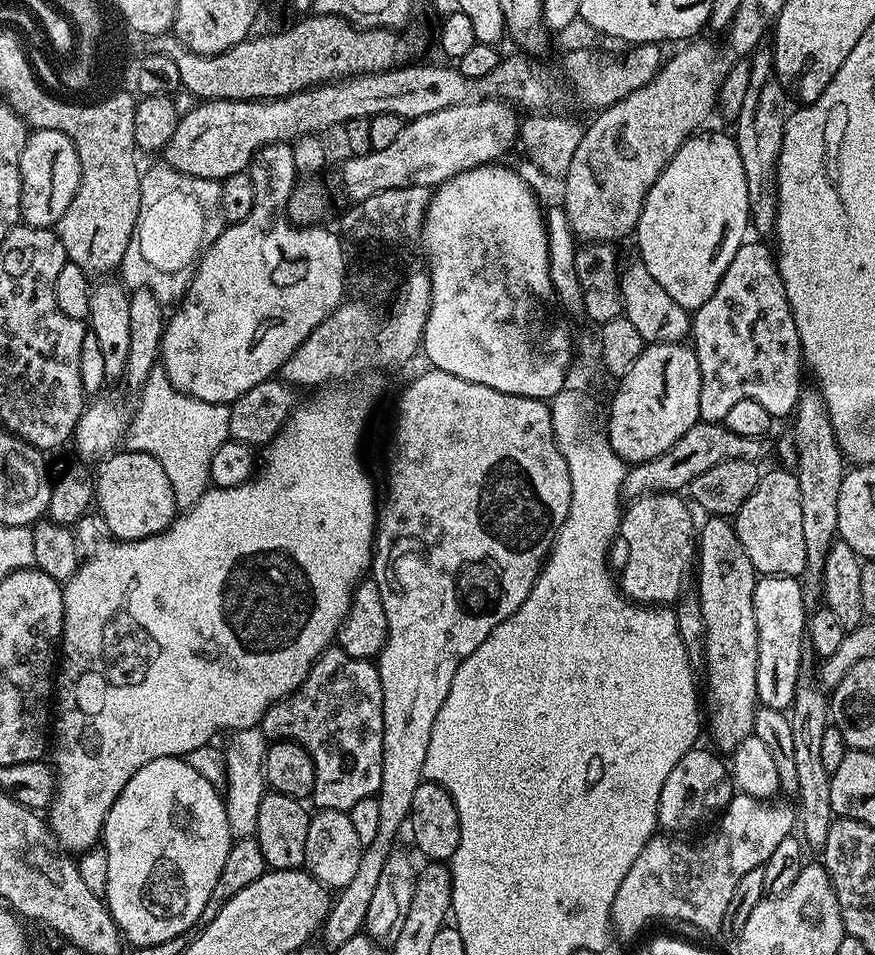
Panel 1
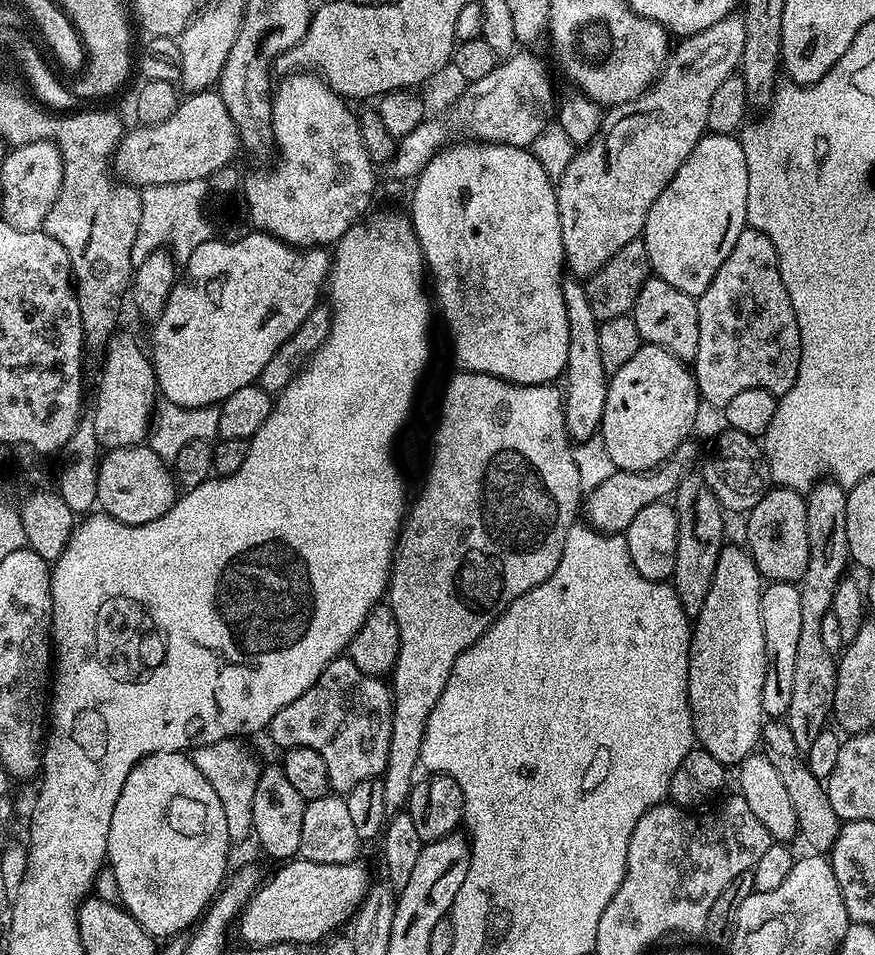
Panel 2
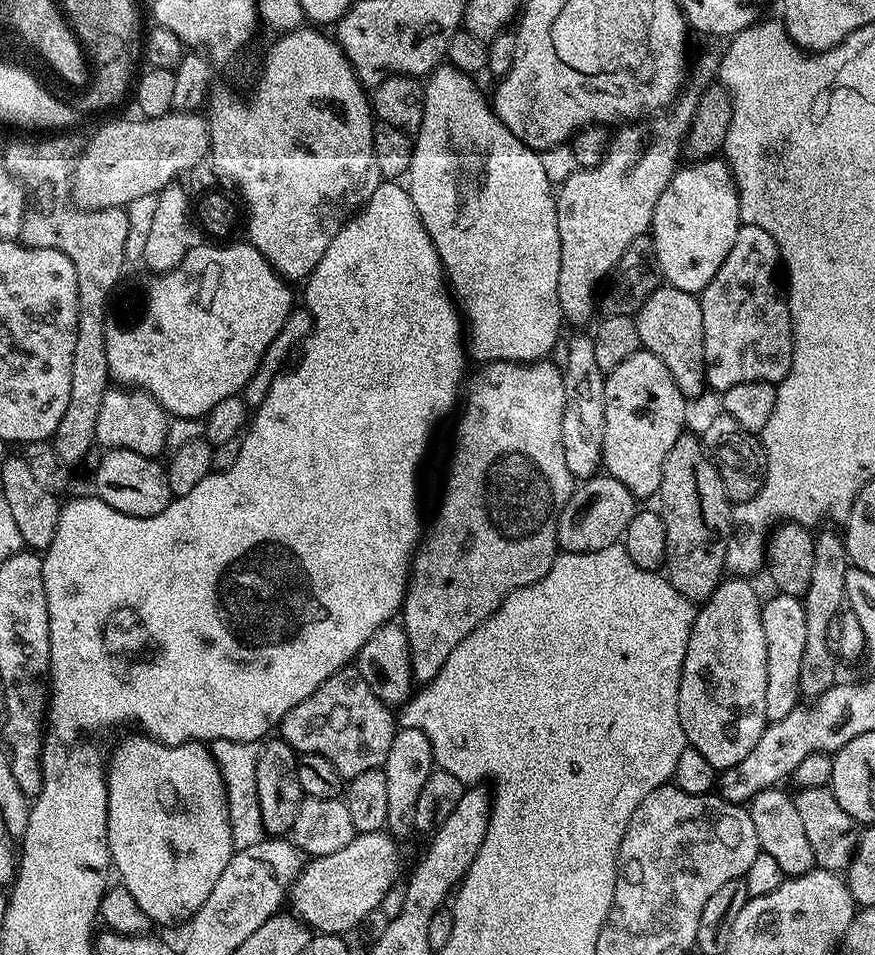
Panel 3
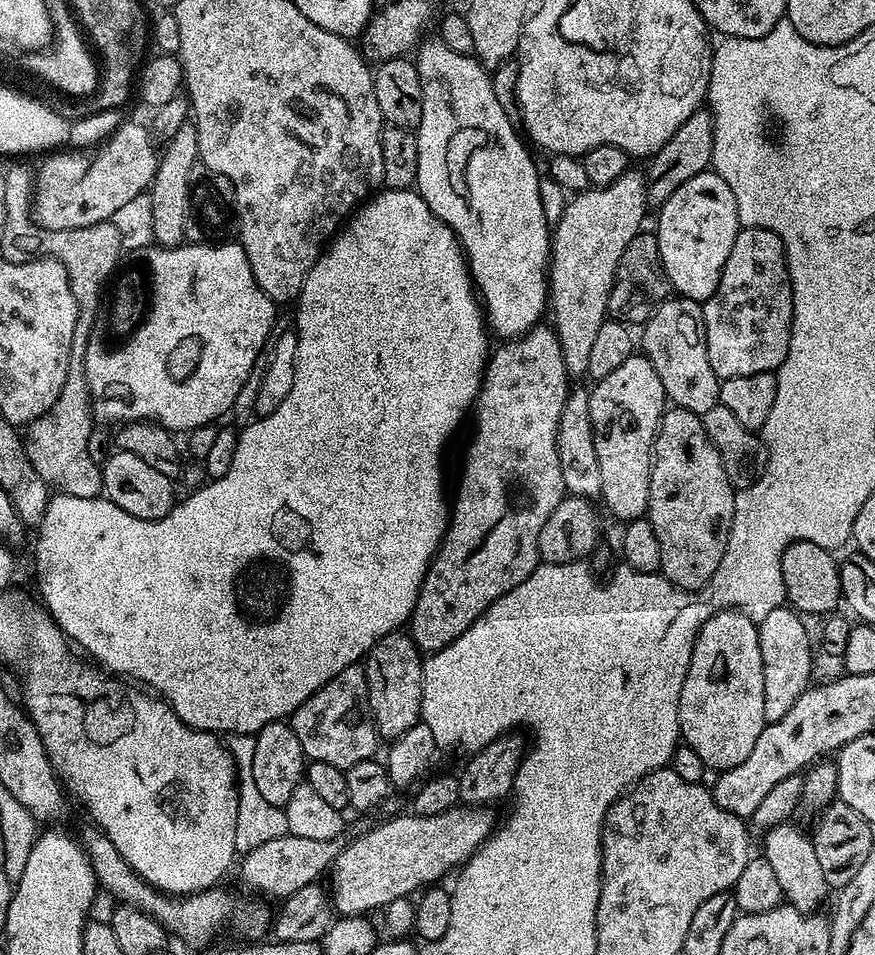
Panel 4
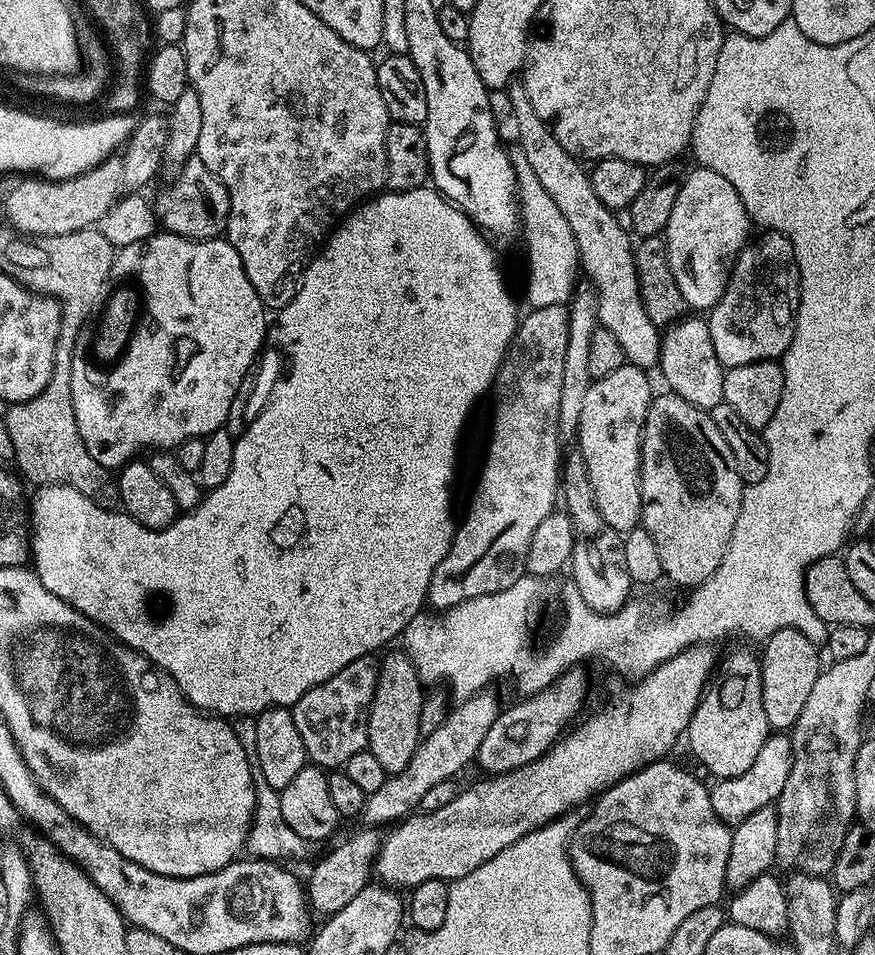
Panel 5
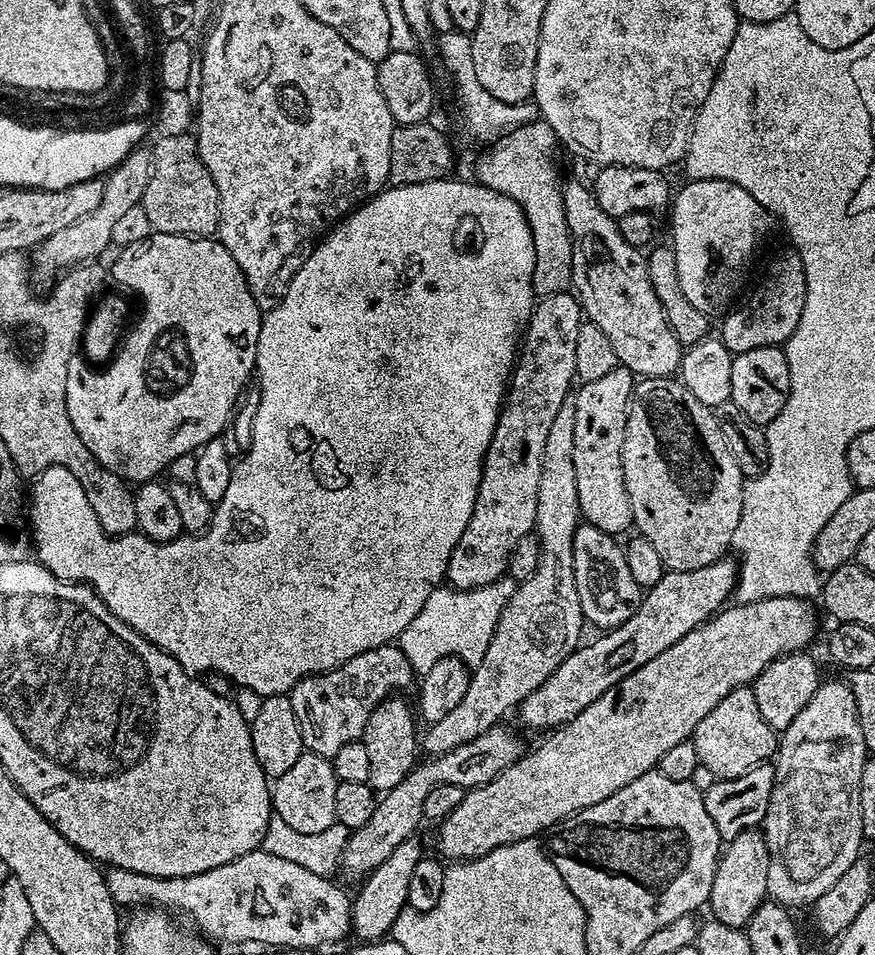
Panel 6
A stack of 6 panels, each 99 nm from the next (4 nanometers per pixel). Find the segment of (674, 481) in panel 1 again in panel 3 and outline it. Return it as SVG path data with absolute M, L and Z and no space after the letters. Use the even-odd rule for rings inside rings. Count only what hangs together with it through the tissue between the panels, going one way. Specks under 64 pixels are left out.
M597 474L583 481L573 491L556 523L556 542L566 552L593 552L606 550L606 546L619 544L624 539L630 518L638 511L637 497L618 482L618 478Z

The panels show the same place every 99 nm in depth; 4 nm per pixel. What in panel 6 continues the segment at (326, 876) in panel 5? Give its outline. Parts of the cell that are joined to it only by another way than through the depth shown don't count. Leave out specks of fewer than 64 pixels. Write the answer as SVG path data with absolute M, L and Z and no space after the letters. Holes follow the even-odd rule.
M504 727L486 730L486 734L478 734L474 742L466 742L446 754L425 759L425 764L424 761L417 763L410 774L406 774L406 778L394 786L394 790L383 793L377 799L374 814L370 814L366 826L351 829L341 860L343 869L357 878L363 878L382 866L382 862L386 862L386 857L401 842L413 839L417 835L416 827L422 824L422 802L426 802L426 794L430 794L434 786L453 784L471 790L490 782L502 774L502 770L518 762L518 758L525 755L526 747L510 729Z

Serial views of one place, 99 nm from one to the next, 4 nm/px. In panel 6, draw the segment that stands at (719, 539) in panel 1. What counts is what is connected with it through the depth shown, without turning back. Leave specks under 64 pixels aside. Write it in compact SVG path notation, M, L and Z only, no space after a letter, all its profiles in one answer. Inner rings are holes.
M751 687L735 688L698 722L690 737L700 759L700 768L709 772L709 777L729 780L754 770L754 766L771 761L778 747L777 729L771 728L758 710Z

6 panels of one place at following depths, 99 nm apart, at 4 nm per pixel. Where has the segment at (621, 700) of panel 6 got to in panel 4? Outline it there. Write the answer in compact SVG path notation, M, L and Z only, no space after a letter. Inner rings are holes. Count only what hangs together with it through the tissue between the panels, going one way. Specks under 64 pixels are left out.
M457 806L446 810L442 814L434 814L433 816L417 816L415 814L407 814L408 816L396 816L393 820L388 820L385 824L369 827L368 831L362 835L349 839L349 844L345 843L340 849L338 858L335 864L330 869L330 877L334 880L334 886L332 885L332 896L334 899L334 908L340 916L361 916L363 914L371 913L371 908L377 908L377 910L383 910L390 902L394 902L396 898L402 898L403 896L411 897L413 894L419 893L421 890L435 885L448 871L459 869L461 866L467 864L469 858L479 850L481 844L492 835L494 831L494 823L492 824L492 811L493 809L488 806Z

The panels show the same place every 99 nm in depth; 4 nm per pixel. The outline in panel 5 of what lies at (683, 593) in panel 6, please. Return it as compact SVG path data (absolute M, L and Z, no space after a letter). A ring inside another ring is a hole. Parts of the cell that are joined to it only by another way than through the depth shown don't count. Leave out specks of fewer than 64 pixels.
M583 667L567 668L561 676L550 686L546 686L541 692L535 692L532 696L517 699L517 704L505 707L494 718L494 726L482 738L482 746L478 746L475 767L480 767L481 773L488 776L501 776L504 772L514 770L518 766L533 764L539 756L546 754L557 740L561 739L565 731L564 726L579 712L588 696L588 676L584 673Z

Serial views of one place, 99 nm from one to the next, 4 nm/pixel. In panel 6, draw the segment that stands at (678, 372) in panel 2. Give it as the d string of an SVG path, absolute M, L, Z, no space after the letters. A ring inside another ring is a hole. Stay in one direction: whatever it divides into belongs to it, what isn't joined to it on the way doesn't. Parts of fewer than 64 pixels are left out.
M617 366L610 370L610 374L594 378L594 382L581 383L574 392L574 478L578 478L580 515L587 523L598 526L598 530L613 534L621 534L633 527L630 498L626 494L626 482L620 465L622 438L626 434L626 418L633 391L634 374L628 368Z

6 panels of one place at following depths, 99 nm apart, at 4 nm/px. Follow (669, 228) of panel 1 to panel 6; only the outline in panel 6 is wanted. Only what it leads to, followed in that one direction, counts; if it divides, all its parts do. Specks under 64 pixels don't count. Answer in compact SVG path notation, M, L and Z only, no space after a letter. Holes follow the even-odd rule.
M688 180L670 204L674 258L678 258L678 282L686 302L698 310L715 314L729 307L732 275L736 267L756 248L756 236L768 232L766 209L742 186L721 180ZM728 304L728 305L727 305ZM725 307L725 308L724 308ZM724 308L724 309L723 309Z

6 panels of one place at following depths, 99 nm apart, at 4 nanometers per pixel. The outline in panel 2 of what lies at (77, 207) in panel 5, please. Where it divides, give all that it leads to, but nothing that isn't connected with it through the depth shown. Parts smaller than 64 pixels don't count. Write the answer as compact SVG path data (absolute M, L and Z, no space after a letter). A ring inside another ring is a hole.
M219 91L193 92L187 98L181 99L166 122L125 131L112 157L115 175L123 183L143 190L150 186L208 180L216 171L233 163L236 151L239 153L242 148L240 134L230 114L226 114Z

